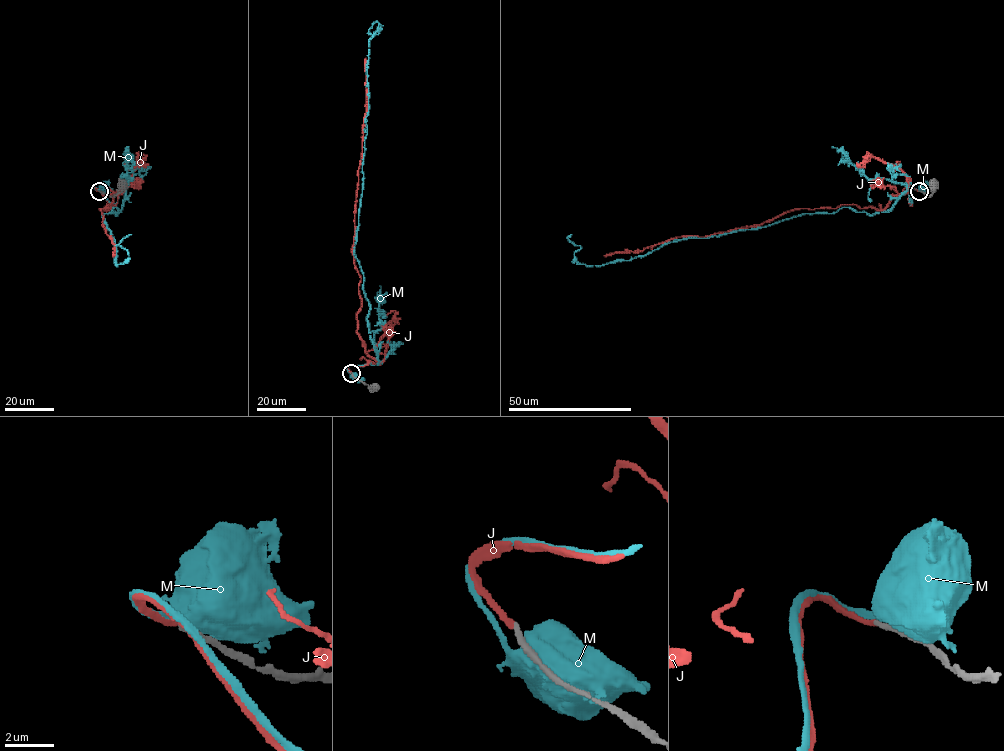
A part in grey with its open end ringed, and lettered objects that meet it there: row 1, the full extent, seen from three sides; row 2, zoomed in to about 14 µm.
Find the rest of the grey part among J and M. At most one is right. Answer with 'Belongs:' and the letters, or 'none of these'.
Belongs: J

